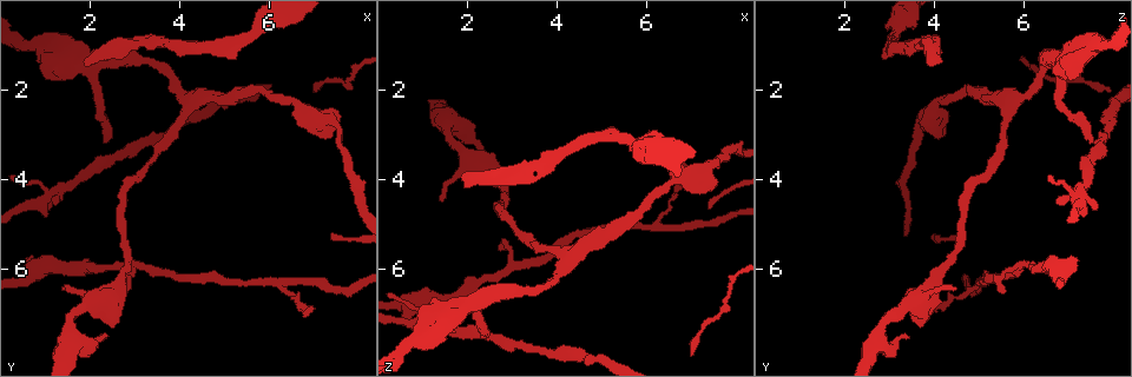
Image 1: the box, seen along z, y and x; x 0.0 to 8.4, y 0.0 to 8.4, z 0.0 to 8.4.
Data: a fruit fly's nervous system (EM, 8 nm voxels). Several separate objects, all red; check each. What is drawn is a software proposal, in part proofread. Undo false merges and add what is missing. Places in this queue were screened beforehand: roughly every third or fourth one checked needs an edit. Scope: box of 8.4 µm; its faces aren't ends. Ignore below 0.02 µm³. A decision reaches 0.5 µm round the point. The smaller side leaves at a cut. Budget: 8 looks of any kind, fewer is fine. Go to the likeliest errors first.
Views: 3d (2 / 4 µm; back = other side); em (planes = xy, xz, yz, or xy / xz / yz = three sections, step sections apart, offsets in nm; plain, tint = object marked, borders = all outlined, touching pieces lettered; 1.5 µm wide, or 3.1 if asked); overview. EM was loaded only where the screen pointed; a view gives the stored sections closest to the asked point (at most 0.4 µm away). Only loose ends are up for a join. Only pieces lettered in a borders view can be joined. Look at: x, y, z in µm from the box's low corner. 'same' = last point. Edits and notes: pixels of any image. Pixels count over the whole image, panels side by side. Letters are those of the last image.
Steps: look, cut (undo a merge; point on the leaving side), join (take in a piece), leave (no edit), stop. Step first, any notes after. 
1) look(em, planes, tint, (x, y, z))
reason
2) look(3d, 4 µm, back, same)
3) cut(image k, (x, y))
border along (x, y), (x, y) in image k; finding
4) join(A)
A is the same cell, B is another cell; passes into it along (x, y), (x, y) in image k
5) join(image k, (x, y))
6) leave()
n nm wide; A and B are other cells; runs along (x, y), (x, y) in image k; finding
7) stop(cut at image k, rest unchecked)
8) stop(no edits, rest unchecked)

look(em, planes, borders, (2.70, 6.55, 5.60))
branch stops here

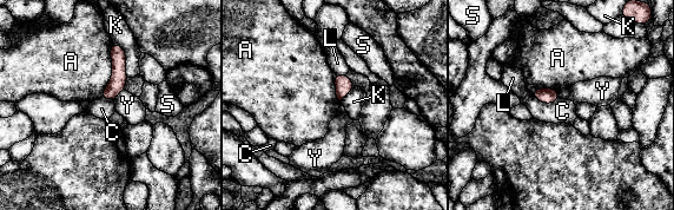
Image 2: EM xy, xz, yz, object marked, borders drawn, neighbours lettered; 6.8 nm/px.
leave()
A touches over 380 nm; A, C, K, L, S and Y are other cells; border along (532, 97), (547, 104), (560, 98) in image 2; none of them fits

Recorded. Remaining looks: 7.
look(3d, 4 µm, back, (2.35, 7.50, 3.40))
free end

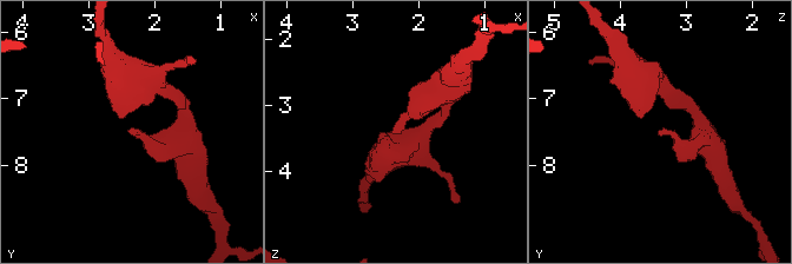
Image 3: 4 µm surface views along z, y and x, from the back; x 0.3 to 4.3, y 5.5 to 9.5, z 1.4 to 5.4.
look(em, planes, borders, (2.35, 7.45, 3.40))
now the EM

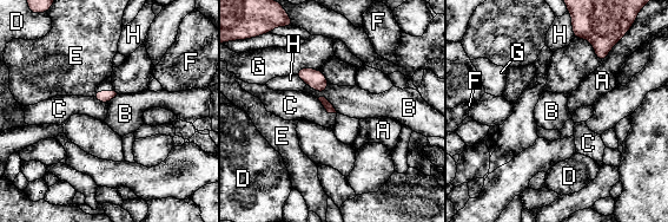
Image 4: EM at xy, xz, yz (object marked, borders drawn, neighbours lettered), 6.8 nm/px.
leave()
A touches over 200 nm; A, B, C, D, E, F, G and H are other cells; runs along (301, 72), (331, 110) in image 4; none of them fits

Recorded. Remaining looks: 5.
look(3d, 4 µm, (5.10, 0.95, 3.10))
narrows sharply

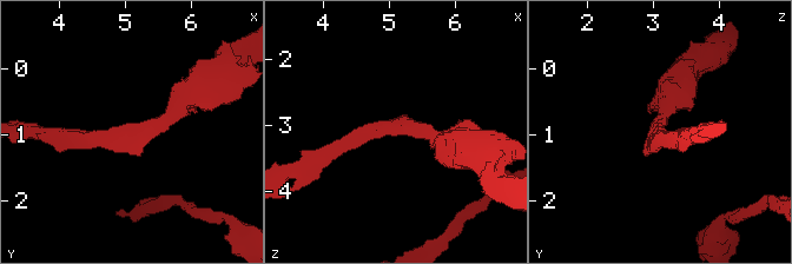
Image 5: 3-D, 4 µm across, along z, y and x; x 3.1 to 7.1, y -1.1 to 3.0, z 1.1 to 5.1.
look(em, planes, borders, (5.10, 0.95, 3.05))
arms of 220, 240 nm; shape alone is not enough

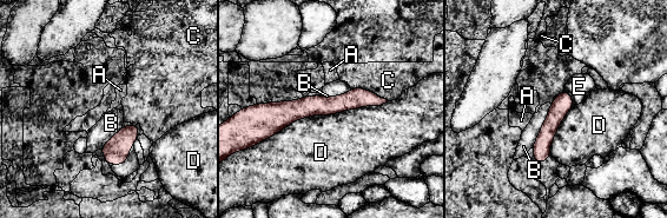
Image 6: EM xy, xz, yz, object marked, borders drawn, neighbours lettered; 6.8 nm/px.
leave()
130 nm wide; A, B, C, D and E are other cells; border along (550, 104), (549, 112), (532, 147) in image 6; all the same neuron

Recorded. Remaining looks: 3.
stop(no edits, rest unchecked)

